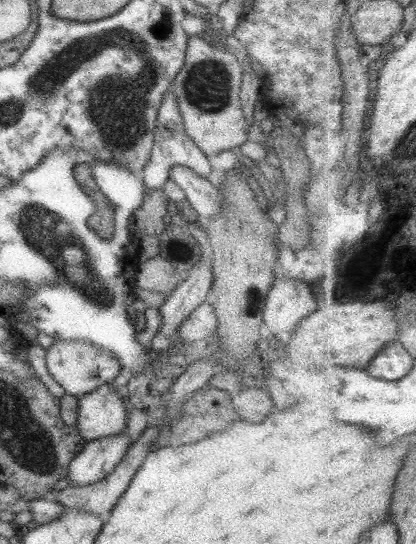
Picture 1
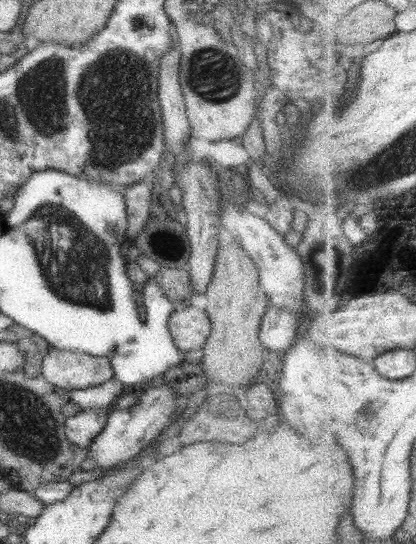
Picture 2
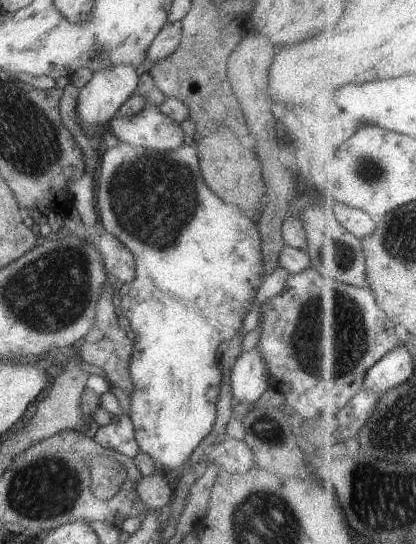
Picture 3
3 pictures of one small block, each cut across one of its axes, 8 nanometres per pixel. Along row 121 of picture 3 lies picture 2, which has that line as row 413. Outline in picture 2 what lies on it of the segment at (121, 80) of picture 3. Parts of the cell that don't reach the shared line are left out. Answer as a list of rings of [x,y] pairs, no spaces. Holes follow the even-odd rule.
[[[87,409],[76,413],[64,421],[67,442],[81,449],[89,448],[93,438],[101,432],[107,421],[107,409]]]

